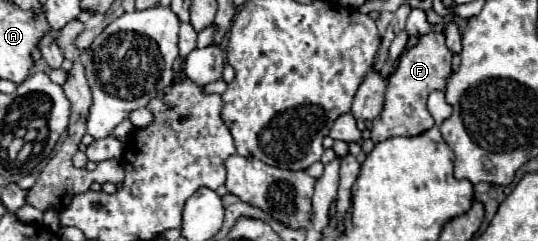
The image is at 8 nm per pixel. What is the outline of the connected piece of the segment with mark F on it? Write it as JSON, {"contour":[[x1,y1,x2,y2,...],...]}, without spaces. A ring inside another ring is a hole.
{"contour":[[427,33,419,37,415,47,411,47,399,57,397,69,389,77,383,113,371,125,371,139,375,143,385,141,395,135,415,137,435,125,427,109,427,95,435,89,445,87,445,79,451,75,451,55,453,53,447,49,443,33]]}

